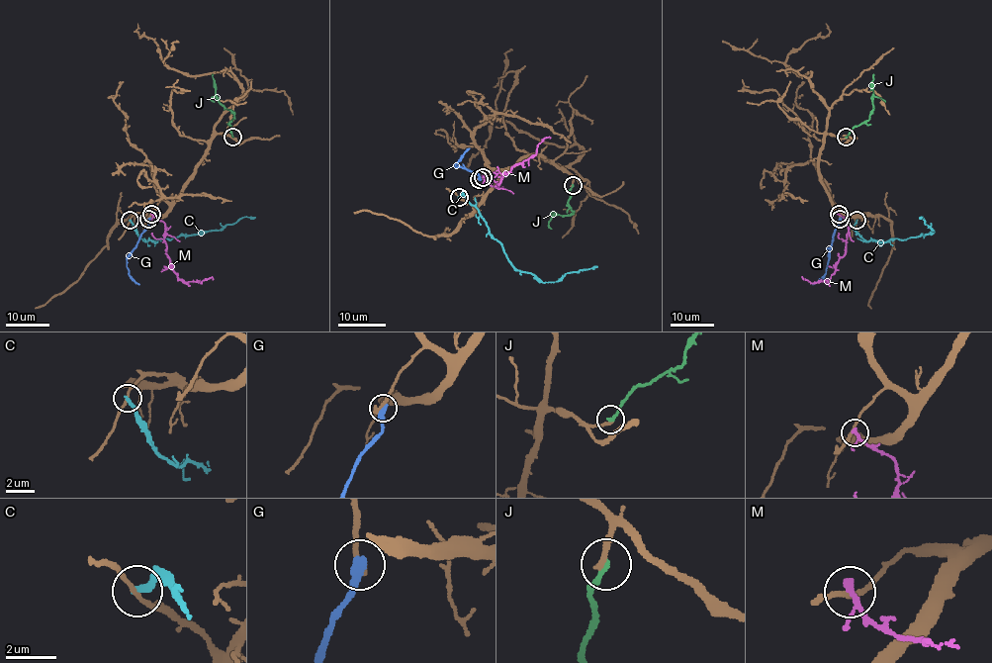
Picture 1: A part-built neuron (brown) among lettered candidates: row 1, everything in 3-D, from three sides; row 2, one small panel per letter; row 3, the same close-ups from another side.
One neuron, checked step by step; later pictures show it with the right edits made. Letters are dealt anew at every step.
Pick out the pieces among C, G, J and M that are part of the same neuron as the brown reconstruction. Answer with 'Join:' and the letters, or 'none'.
Join: none

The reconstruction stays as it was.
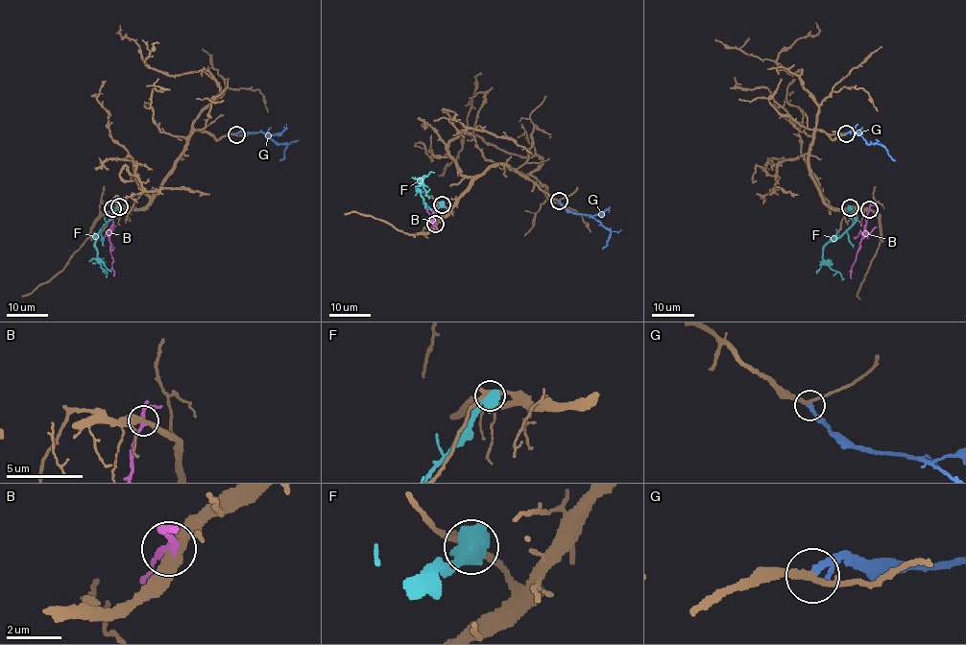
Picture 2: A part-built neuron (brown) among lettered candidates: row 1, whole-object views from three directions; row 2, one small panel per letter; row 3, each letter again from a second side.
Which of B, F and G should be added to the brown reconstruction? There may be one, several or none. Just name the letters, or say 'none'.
G

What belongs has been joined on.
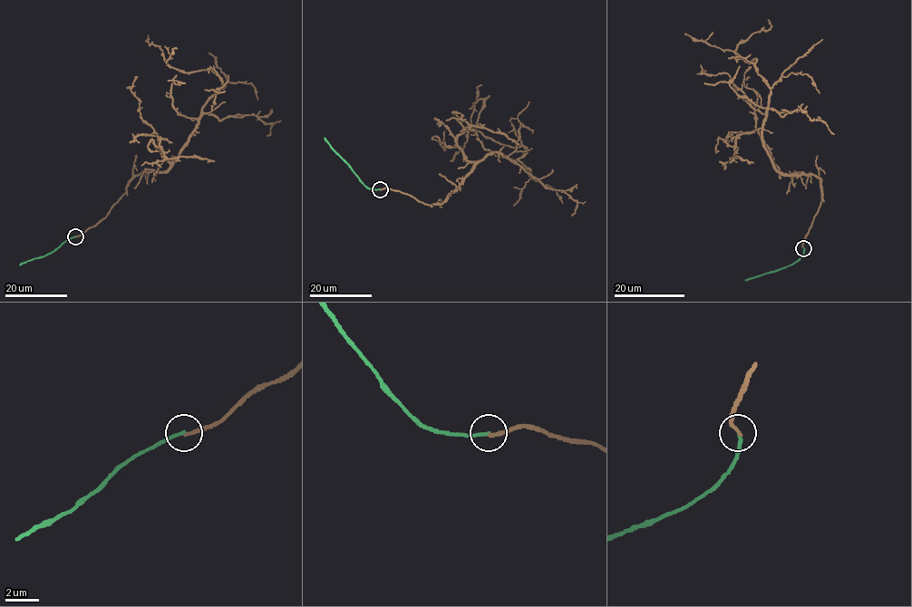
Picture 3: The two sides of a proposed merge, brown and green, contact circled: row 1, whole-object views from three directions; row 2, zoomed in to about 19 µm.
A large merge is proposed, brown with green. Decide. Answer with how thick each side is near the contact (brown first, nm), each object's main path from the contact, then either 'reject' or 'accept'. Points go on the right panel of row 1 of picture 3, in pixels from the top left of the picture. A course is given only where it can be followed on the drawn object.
200/200 nm | brown via (803, 247), (821, 180), (775, 168), (762, 139), (770, 86), (756, 59), (736, 52), (771, 26), (767, 20) | green via (803, 247), (803, 254), (795, 262), (744, 280) | reject

